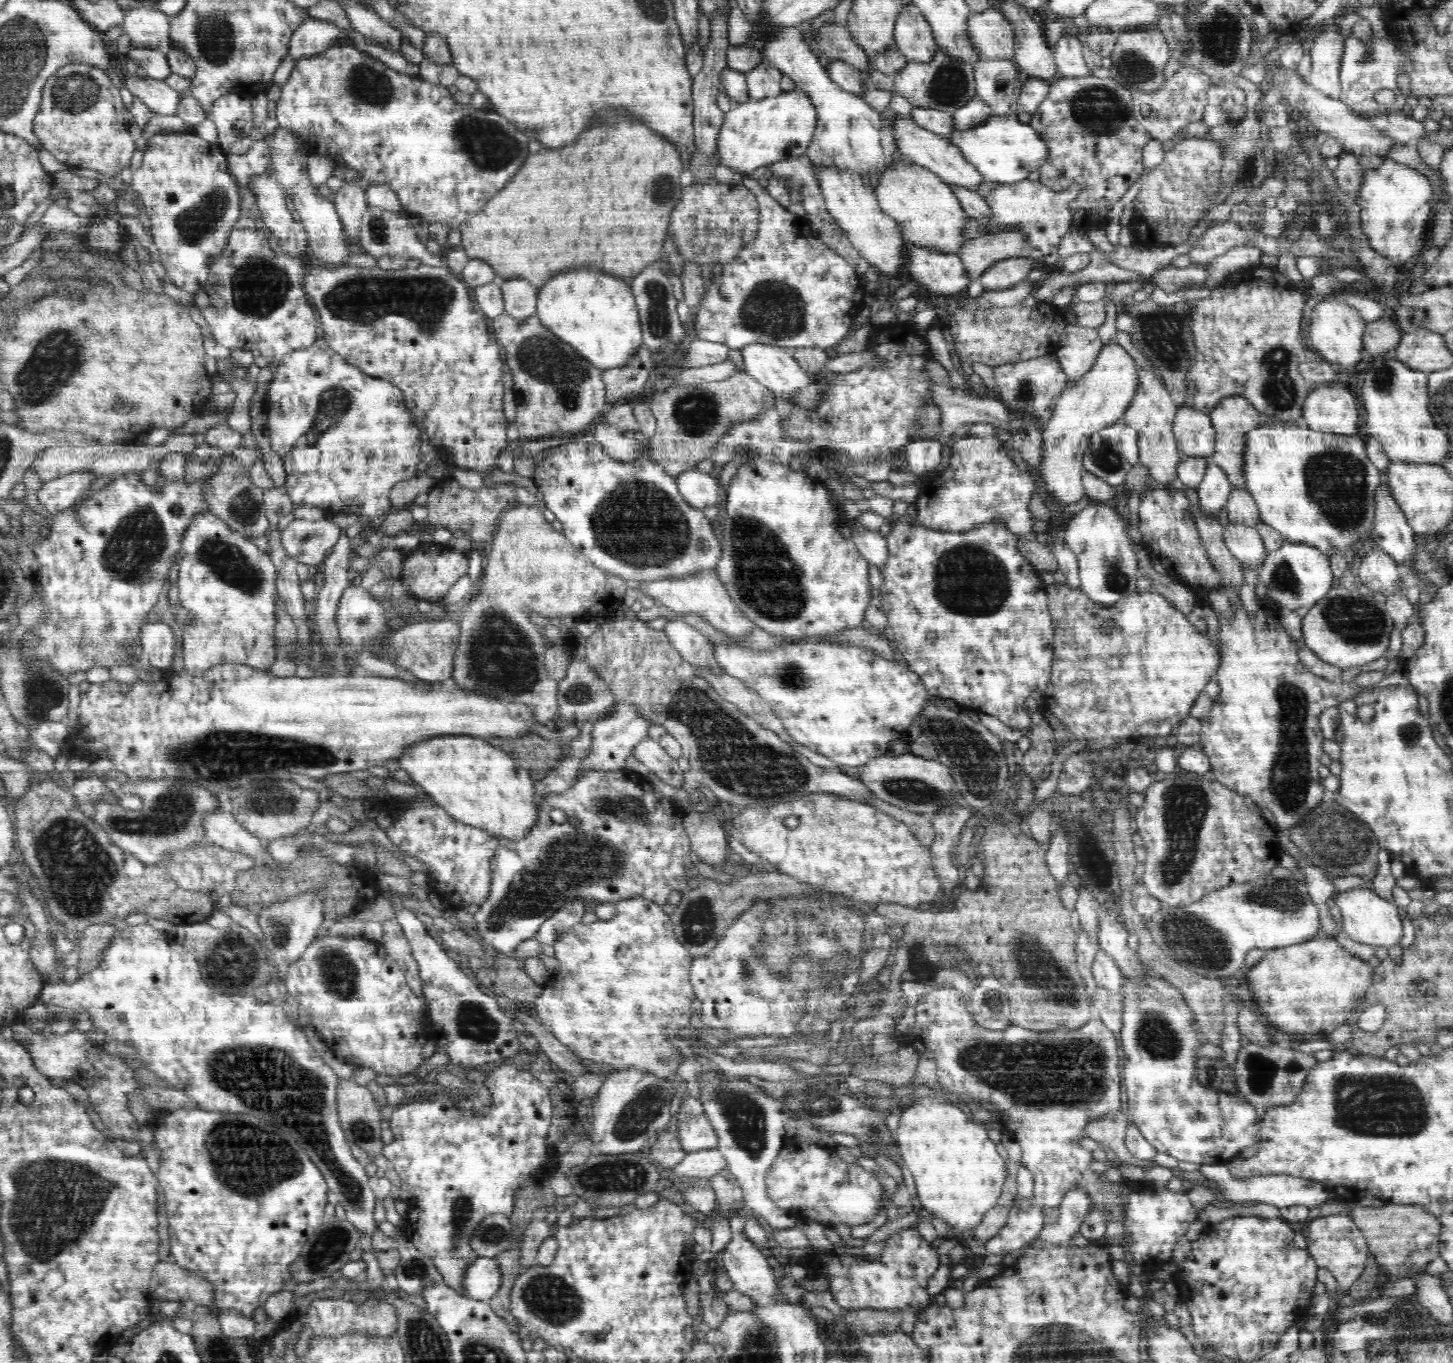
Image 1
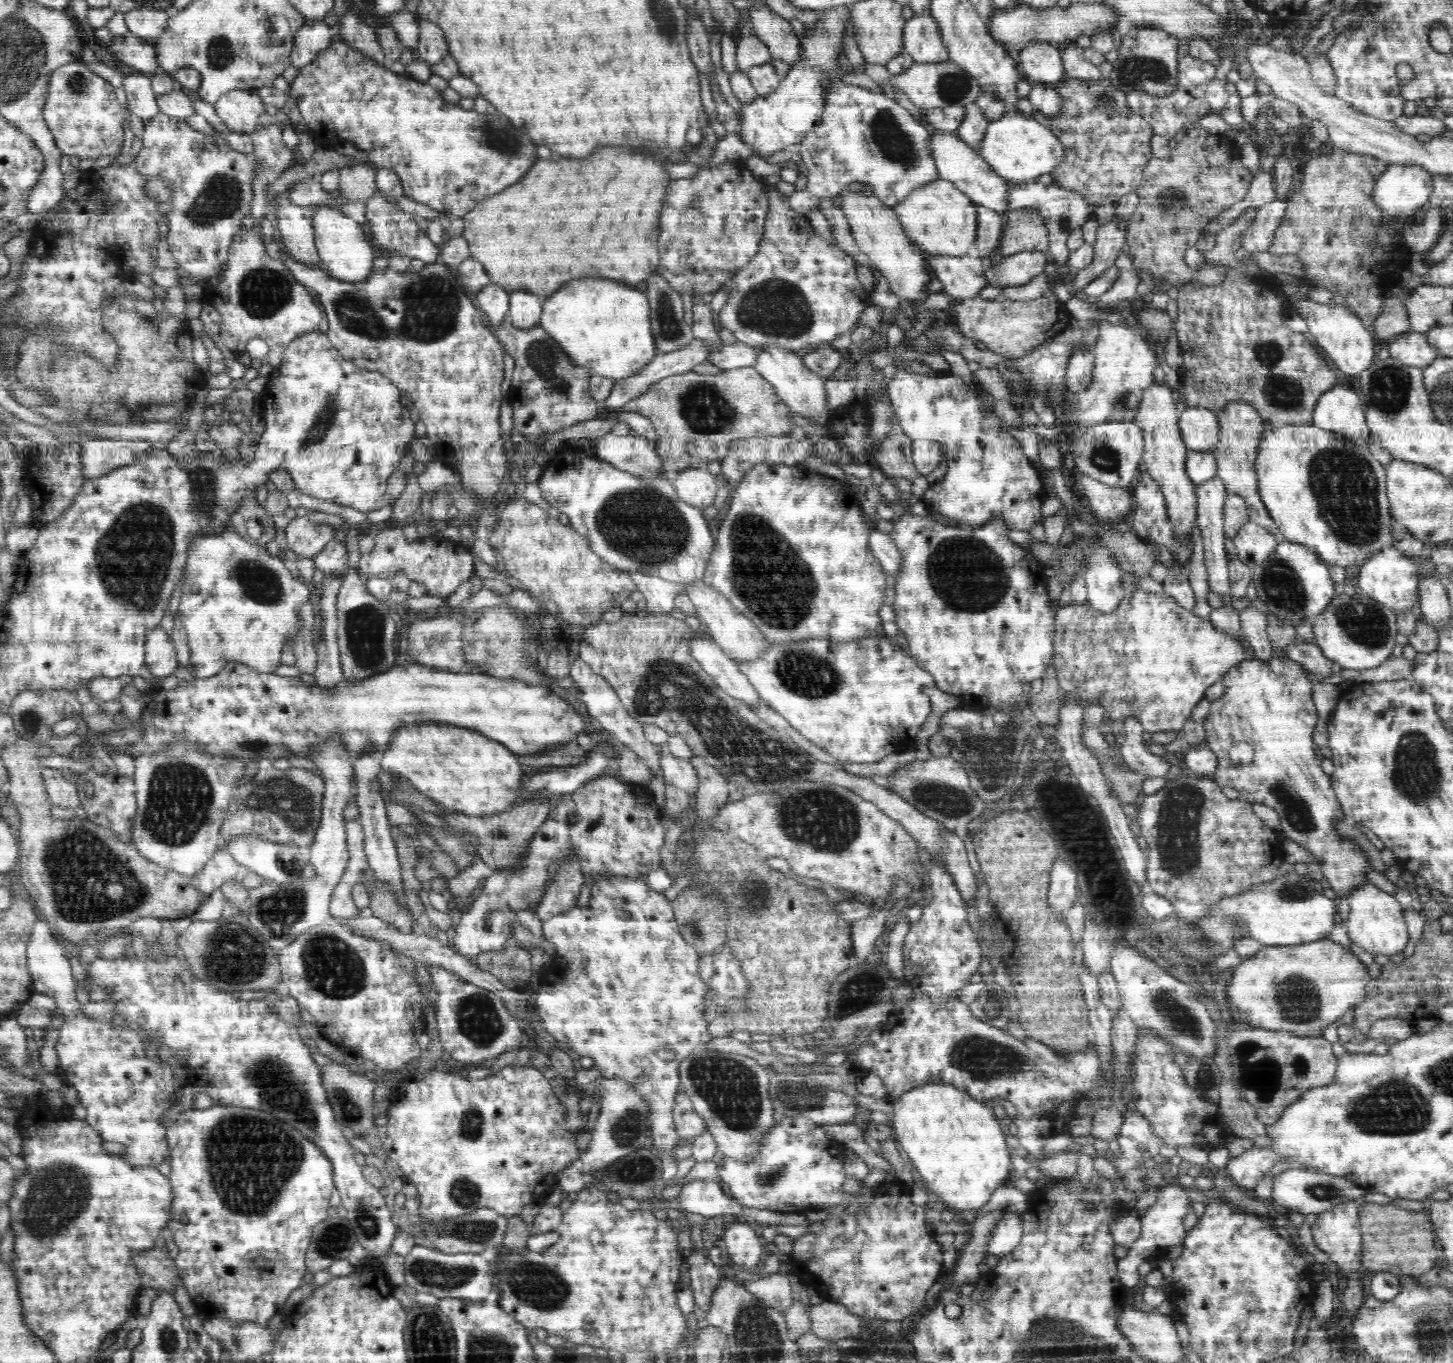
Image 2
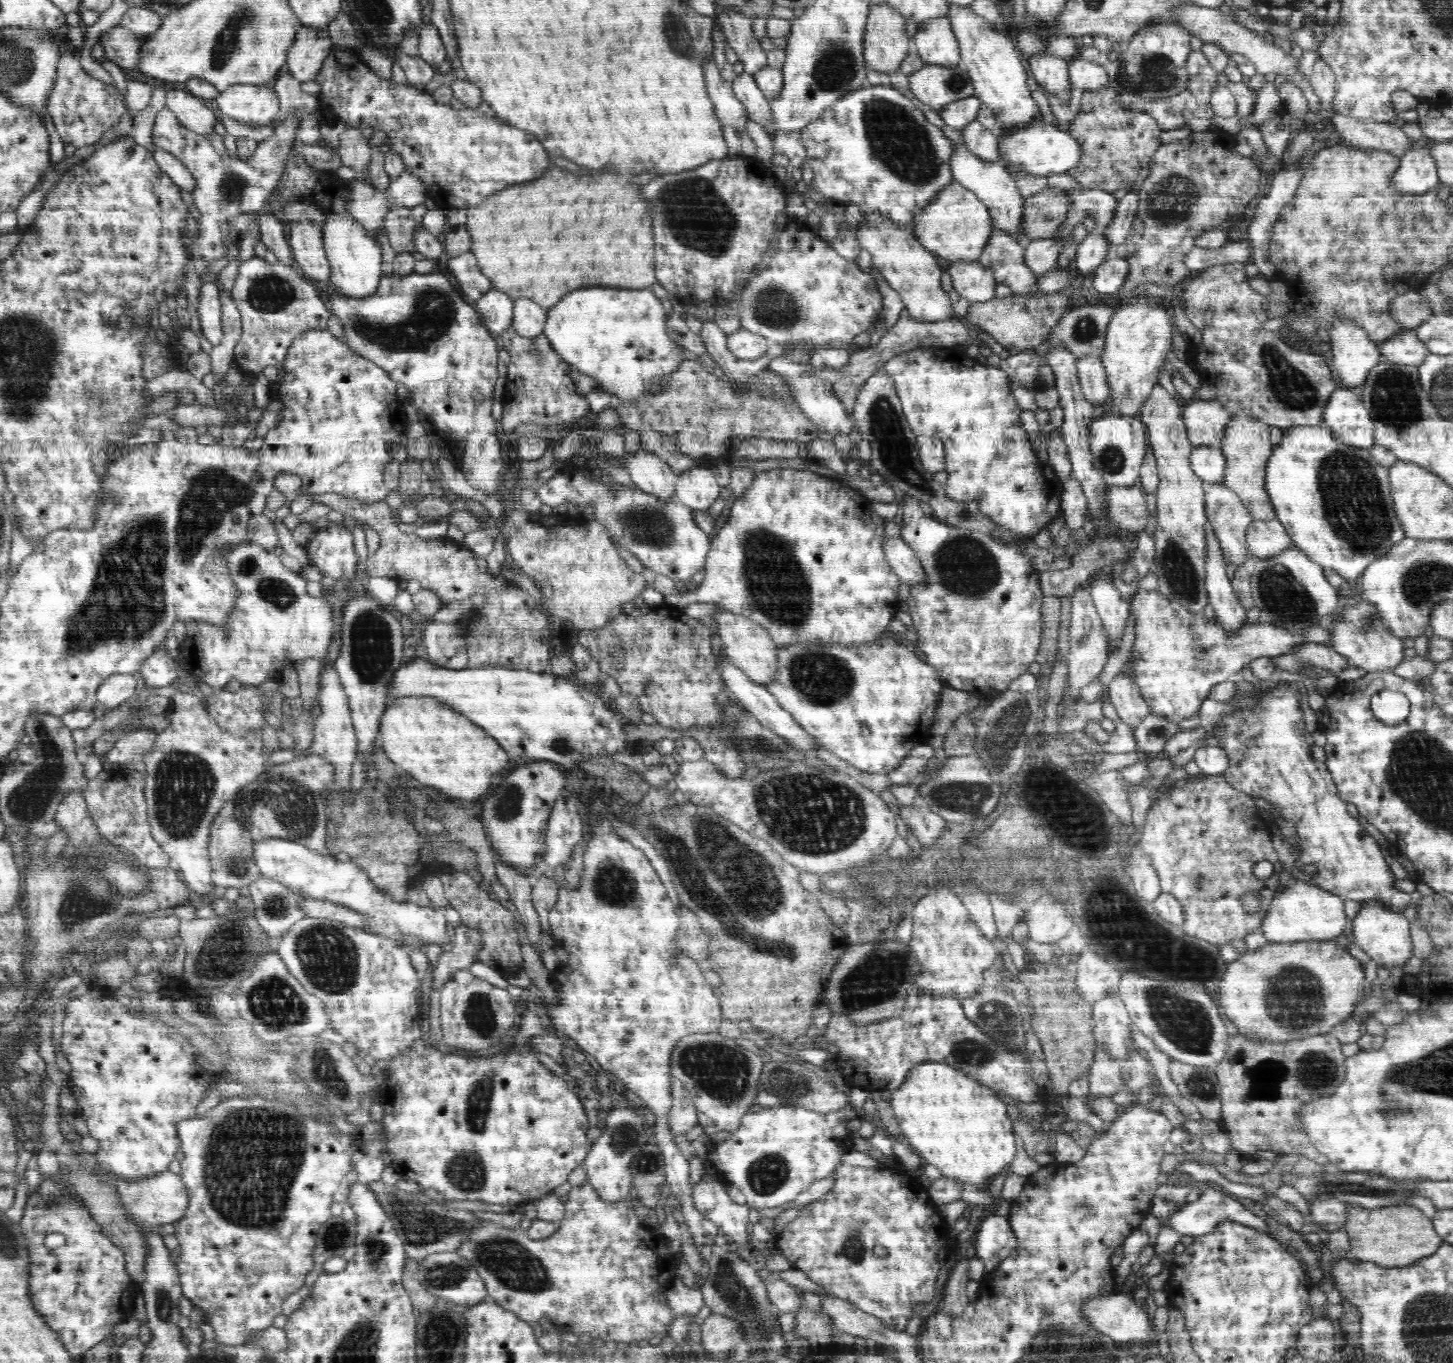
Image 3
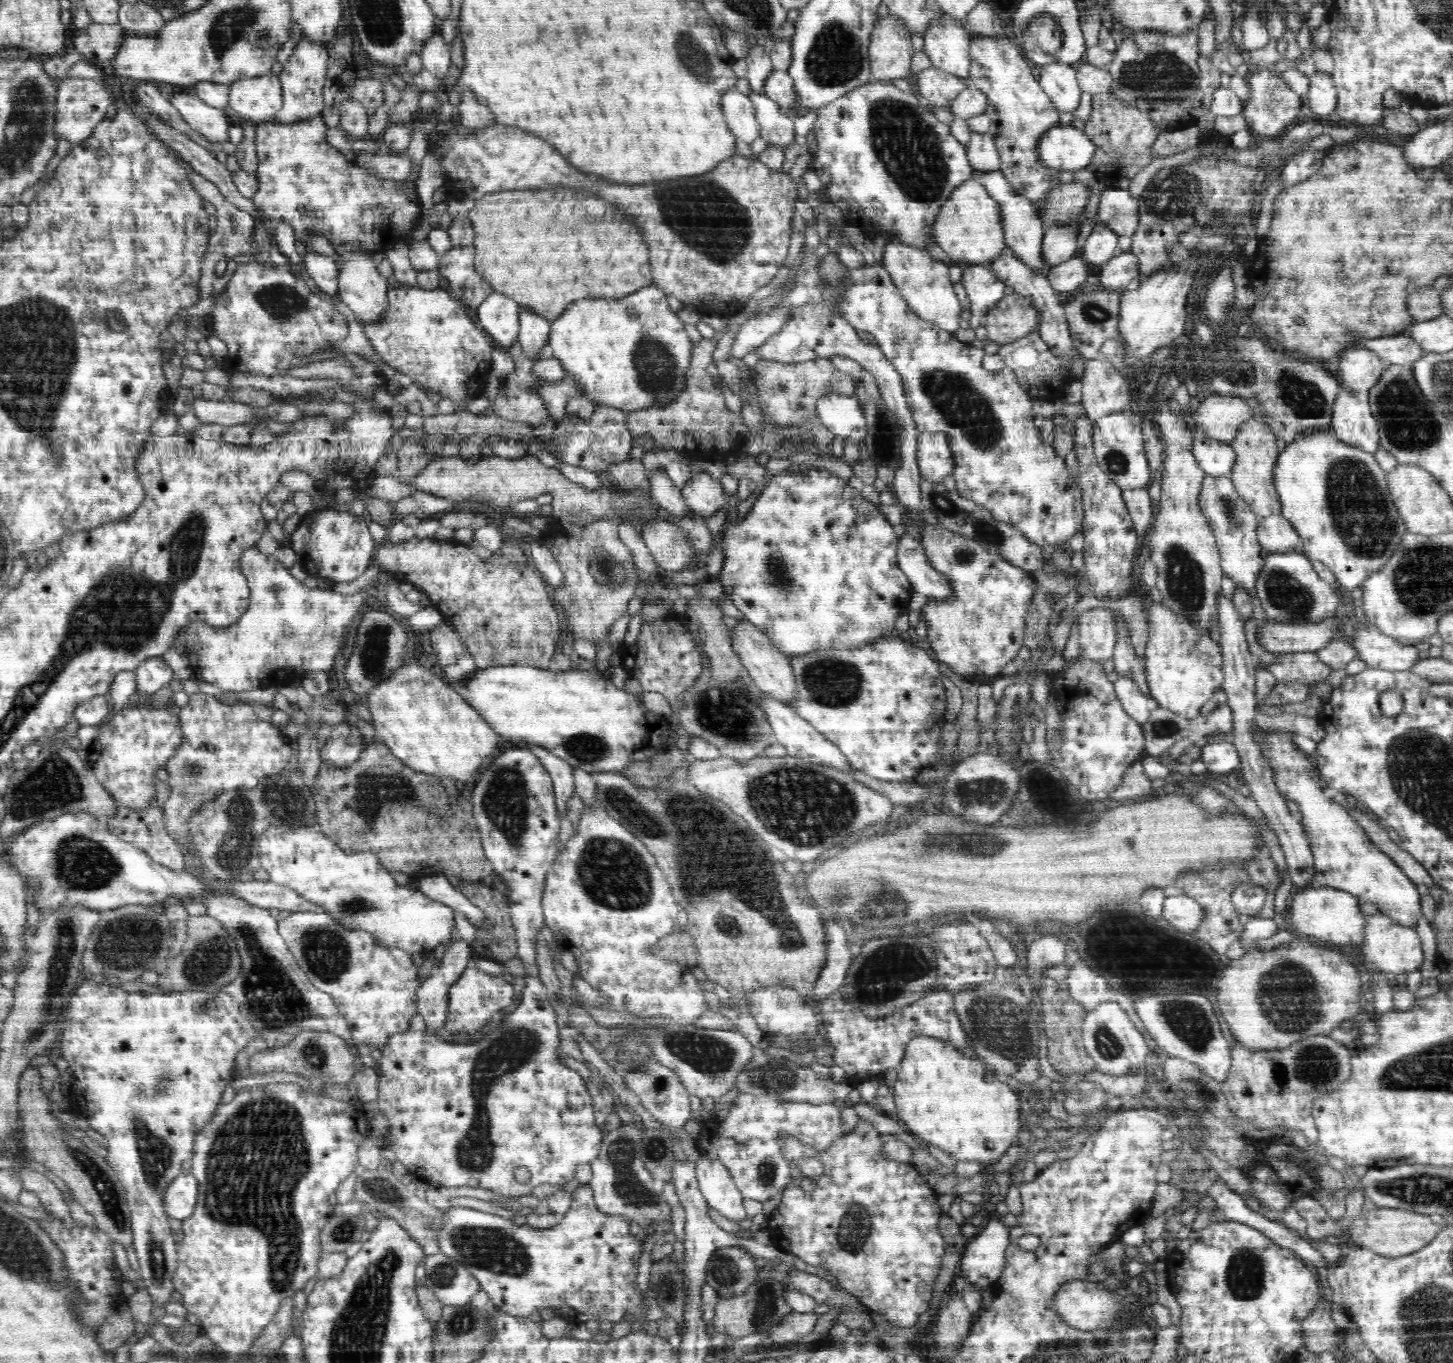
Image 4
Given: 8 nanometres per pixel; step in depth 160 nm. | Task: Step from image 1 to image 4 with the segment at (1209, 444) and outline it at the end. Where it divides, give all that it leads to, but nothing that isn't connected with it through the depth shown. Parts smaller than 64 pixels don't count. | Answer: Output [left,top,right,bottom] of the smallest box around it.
[1190,393,1254,443]

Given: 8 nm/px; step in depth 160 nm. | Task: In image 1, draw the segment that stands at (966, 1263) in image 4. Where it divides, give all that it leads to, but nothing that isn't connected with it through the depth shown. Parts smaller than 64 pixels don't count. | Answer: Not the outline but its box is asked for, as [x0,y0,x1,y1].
[897,988,1198,1271]

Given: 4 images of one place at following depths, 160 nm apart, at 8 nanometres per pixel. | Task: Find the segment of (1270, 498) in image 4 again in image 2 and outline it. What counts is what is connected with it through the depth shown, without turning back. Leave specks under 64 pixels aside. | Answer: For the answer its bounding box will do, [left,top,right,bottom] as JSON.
[1212,401,1279,536]

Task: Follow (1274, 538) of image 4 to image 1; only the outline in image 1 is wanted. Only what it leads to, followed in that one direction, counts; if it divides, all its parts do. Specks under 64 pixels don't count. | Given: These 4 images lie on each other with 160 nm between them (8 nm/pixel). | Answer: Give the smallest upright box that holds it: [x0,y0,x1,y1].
[1223,522,1267,569]

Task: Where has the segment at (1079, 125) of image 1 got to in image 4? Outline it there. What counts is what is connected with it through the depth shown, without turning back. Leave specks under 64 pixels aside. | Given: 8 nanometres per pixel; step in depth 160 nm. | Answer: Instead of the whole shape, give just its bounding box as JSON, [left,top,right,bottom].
[1084,91,1163,186]

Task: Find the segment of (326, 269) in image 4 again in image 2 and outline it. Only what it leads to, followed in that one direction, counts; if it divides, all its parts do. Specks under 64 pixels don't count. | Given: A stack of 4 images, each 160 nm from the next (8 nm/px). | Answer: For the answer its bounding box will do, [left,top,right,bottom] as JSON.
[271,192,321,267]

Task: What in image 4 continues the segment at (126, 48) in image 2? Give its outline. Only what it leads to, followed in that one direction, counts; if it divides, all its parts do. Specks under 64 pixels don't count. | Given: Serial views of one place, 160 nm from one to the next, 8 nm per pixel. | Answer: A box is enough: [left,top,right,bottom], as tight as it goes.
[71,22,126,66]

